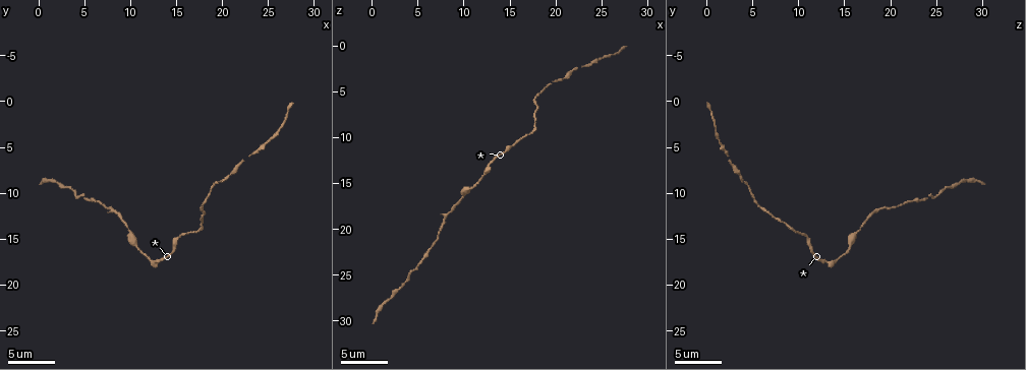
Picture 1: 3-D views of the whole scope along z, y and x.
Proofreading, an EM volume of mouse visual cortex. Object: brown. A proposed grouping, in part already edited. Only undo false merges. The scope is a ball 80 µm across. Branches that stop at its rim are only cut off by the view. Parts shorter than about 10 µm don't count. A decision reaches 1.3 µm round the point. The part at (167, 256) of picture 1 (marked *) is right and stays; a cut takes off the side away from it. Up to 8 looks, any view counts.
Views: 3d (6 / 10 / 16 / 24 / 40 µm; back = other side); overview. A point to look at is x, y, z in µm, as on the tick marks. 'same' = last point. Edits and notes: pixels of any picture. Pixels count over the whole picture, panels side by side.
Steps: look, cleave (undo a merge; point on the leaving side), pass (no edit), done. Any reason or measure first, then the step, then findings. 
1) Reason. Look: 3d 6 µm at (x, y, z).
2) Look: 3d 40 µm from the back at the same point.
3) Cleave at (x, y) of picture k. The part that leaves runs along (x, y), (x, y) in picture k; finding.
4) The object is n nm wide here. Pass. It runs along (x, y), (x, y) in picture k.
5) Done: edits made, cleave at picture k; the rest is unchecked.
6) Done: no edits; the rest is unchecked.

Look: 3d 6 µm at (7.8, 11.6, 19.6).

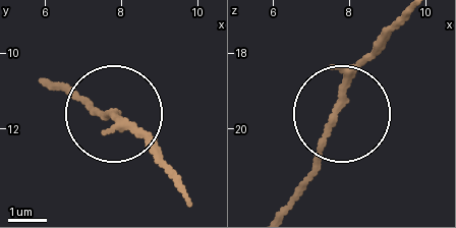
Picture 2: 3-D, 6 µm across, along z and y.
Look: 3d 6 µm from the back at (7.75, 11.60, 19.30).

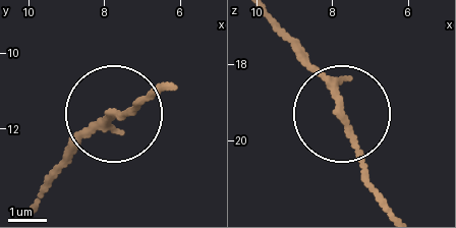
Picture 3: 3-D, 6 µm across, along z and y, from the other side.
Pass. It runs along (275, 20), (333, 86), (379, 203) in picture 3; all the same neuron.

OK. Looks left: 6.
Calibre changes. Look: 3d 10 µm at (20.4, 8.6, 3.8).

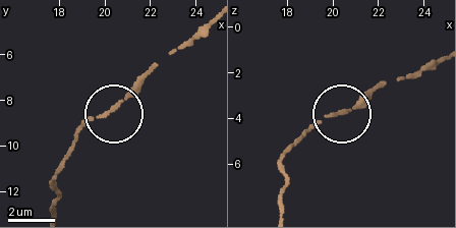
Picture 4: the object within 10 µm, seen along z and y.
Look: 3d 6 µm at (20.5, 8.4, 3.7).

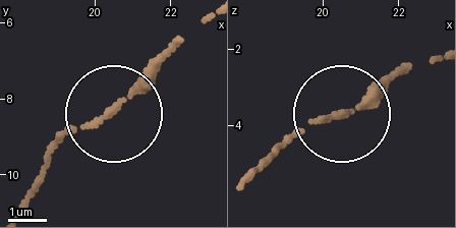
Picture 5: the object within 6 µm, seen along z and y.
Pass. It runs along (248, 182), (287, 144), (355, 111), (401, 68) in picture 5; all the same neuron.

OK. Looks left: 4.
Calibre changes. Look: 3d 10 µm at (15.6, 14.6, 10.6).

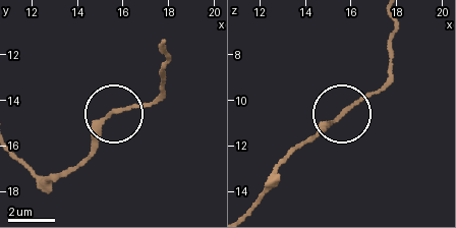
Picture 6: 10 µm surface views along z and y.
Pass. One neuron here.

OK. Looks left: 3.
Calibre changes. Look: 3d 16 µm at (10.0, 14.6, 16.0).

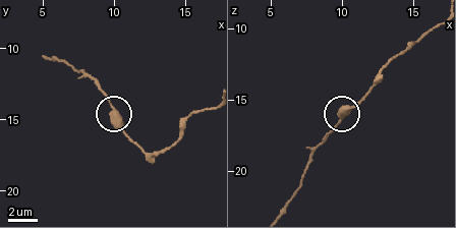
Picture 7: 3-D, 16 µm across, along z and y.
Pass. Continuous, no second neuron.

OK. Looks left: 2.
Done: no edits; the rest is unchecked.

